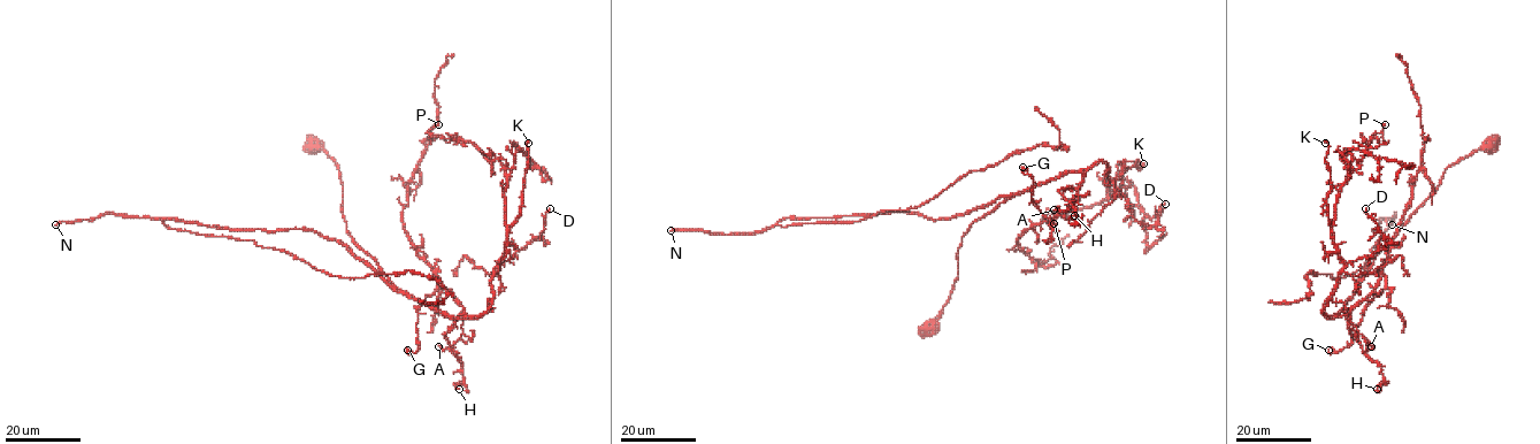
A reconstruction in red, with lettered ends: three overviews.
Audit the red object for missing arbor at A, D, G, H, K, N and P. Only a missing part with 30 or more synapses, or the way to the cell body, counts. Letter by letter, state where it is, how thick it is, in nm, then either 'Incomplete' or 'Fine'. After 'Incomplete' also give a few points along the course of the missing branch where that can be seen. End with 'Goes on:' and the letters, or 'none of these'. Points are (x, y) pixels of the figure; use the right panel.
A: Place: (1371, 346). Thickness 120 nm. Fine
D: Place: (1365, 208). Thickness 150 nm. Fine
G: Place: (1328, 350). Thickness 120 nm. Fine
H: Place: (1377, 389). Thickness 100 nm. Fine
K: Place: (1325, 143). Thickness 140 nm. Fine
N: Place: (1392, 224). Thickness 320 nm. Incomplete
P: Place: (1385, 124). Thickness 110 nm. Fine
Goes on: N

